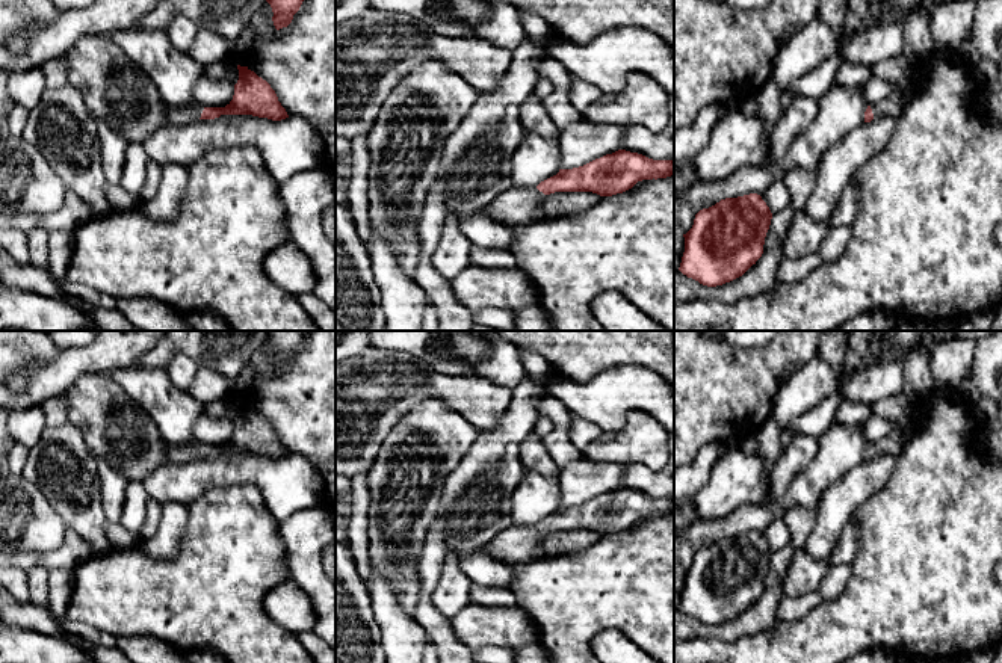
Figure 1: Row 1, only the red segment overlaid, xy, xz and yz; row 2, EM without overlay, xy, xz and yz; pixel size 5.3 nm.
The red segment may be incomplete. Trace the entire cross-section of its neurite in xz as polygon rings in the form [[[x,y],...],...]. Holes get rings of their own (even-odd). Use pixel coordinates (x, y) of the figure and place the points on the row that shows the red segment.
[[[618,150],[583,166],[559,169],[537,187],[511,187],[481,213],[511,228],[529,225],[546,216],[544,198],[555,192],[592,192],[612,196],[632,189],[638,181],[674,175],[674,160],[653,160],[638,153]]]

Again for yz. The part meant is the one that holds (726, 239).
[[[757,193],[725,198],[695,214],[679,270],[707,287],[742,276],[763,254],[772,213]]]

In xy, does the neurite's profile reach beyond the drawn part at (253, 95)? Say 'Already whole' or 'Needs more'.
Needs more

